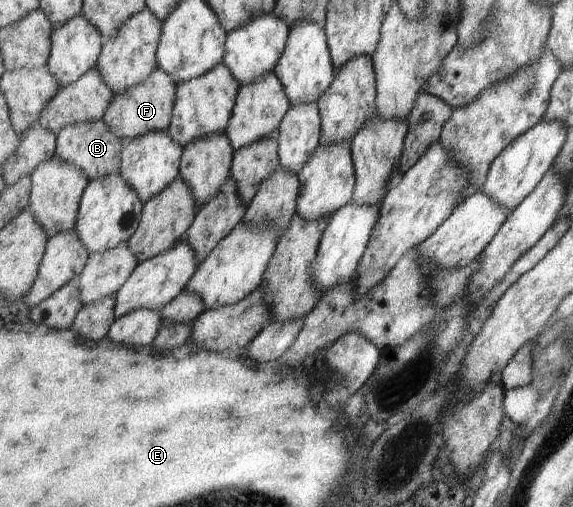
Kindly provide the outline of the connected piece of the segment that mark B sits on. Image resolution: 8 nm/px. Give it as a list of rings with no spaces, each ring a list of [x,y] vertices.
[[[104,120],[72,124],[57,135],[57,157],[68,164],[74,164],[80,170],[84,170],[88,176],[88,182],[96,180],[100,176],[108,176],[108,174],[118,172],[121,169],[123,140],[120,140],[120,137],[112,132]]]

